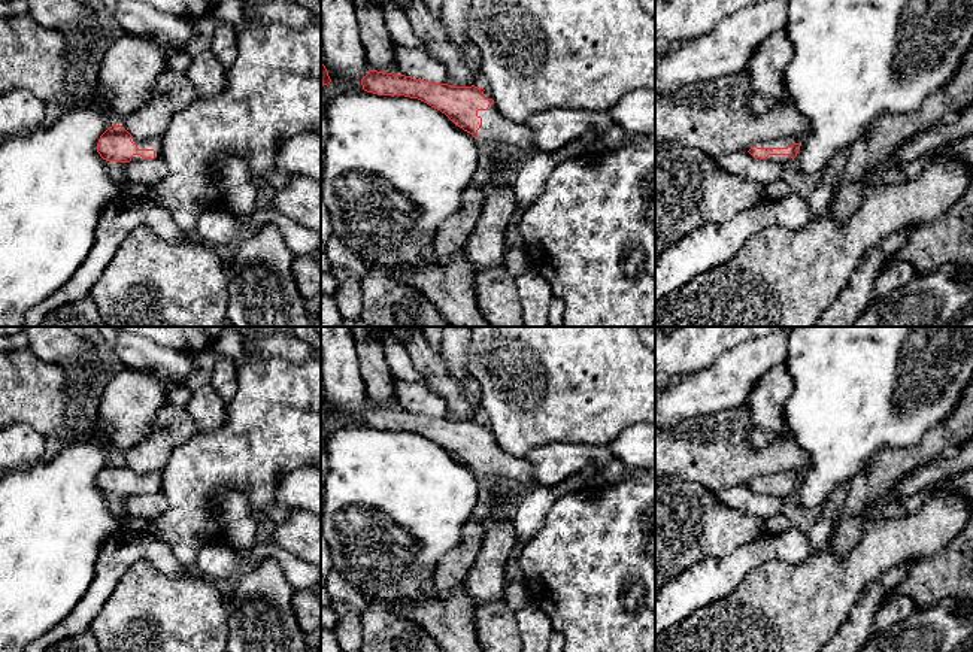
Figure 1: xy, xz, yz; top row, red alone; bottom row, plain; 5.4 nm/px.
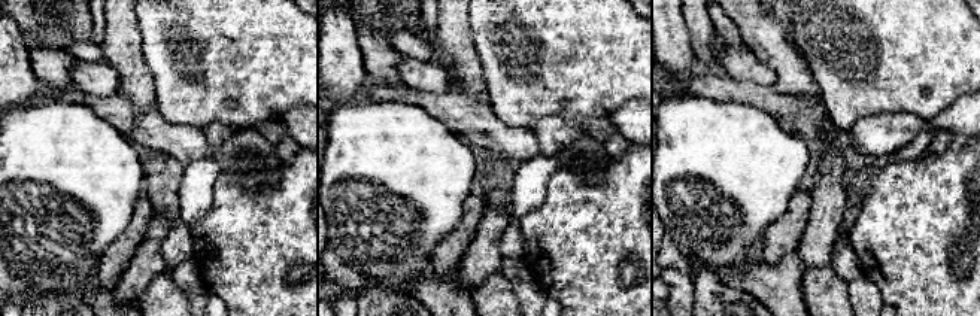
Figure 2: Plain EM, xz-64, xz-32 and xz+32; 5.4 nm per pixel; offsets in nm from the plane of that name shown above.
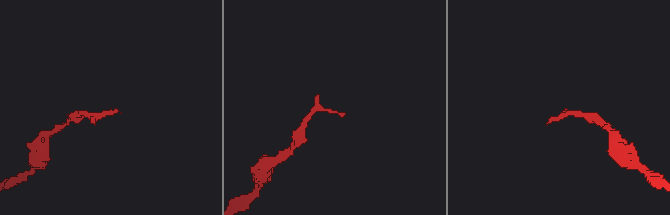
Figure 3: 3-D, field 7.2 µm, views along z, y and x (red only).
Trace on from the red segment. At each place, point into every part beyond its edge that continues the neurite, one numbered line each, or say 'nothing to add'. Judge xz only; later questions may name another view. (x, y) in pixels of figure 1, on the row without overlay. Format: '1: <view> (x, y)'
1: xz (508, 469)

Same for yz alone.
1: yz (779, 476)

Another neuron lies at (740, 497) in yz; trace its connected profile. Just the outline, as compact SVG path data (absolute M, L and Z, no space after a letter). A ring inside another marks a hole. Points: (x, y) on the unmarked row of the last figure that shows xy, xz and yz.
M739 483L715 491L718 500L742 513L767 519L782 513L782 497L754 492L748 485Z

